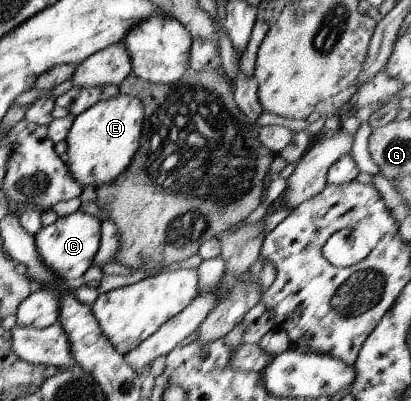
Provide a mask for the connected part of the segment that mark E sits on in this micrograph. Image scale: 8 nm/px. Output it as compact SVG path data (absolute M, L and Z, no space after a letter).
M117 93L74 117L64 140L67 151L63 154L63 159L69 174L82 188L86 185L95 188L99 184L111 182L125 171L139 145L143 115L139 99Z

